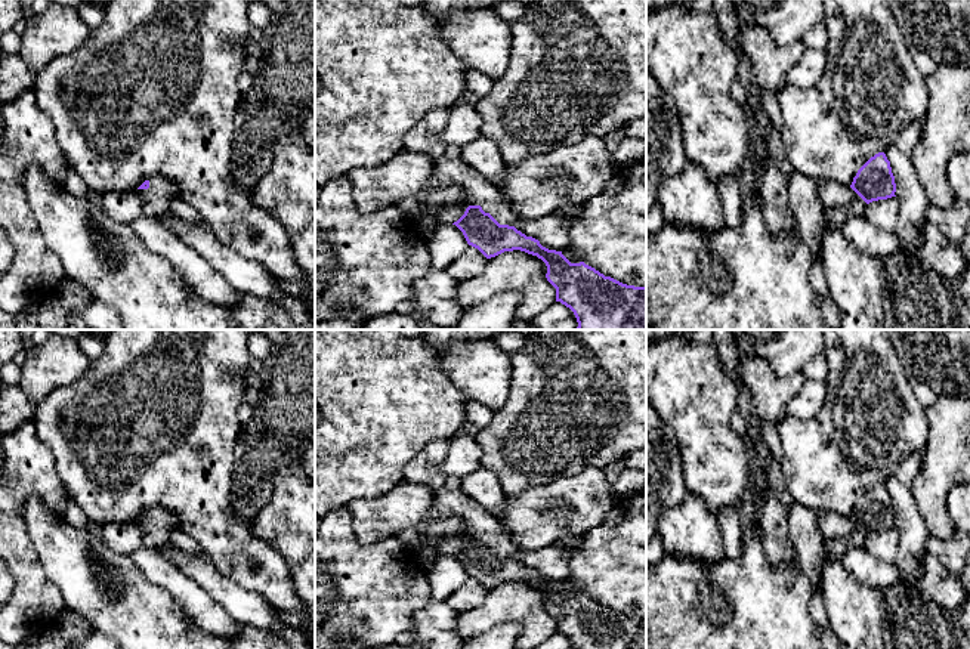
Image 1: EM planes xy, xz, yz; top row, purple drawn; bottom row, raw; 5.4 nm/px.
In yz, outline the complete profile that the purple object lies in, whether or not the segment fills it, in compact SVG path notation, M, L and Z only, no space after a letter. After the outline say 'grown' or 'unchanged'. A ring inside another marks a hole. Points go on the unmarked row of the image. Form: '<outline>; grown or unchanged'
M884 483L871 488L856 504L850 517L831 512L818 513L824 540L841 538L847 547L864 547L869 534L895 526L896 514Z; grown

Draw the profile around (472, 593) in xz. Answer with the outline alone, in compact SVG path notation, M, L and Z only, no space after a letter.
M469 577L467 581L447 599L447 605L457 611L466 612L484 603L488 590L475 578Z

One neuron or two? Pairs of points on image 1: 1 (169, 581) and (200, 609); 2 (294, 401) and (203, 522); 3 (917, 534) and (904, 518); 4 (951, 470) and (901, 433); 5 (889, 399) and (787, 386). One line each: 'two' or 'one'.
1: one
2: two
3: one
4: two
5: two

